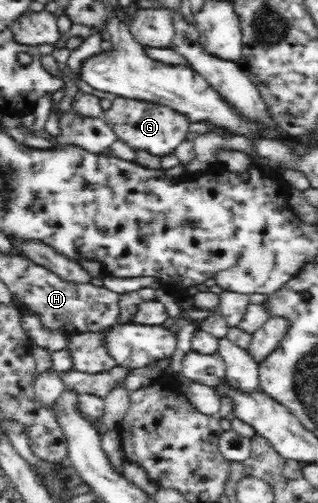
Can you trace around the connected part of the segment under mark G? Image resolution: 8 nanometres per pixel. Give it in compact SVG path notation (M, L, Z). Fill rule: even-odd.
M117 97L103 116L107 124L117 133L117 138L131 149L146 150L158 157L174 151L186 138L191 124L185 116L162 104L123 97Z

